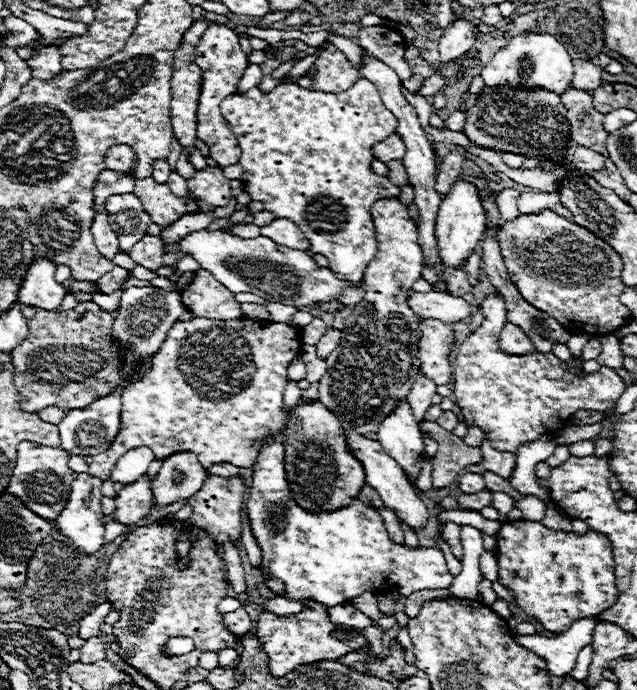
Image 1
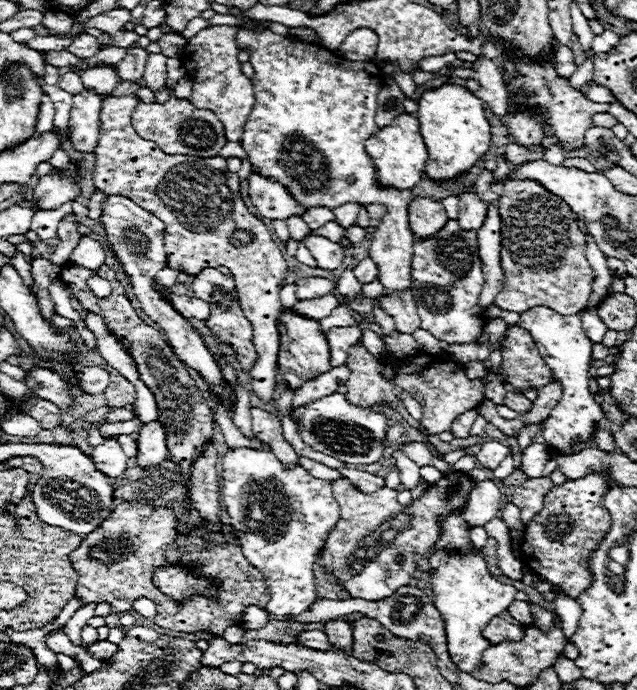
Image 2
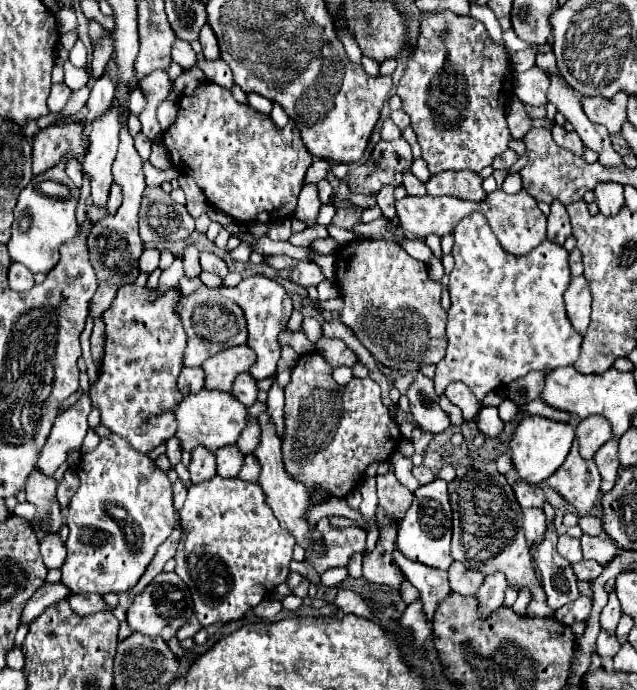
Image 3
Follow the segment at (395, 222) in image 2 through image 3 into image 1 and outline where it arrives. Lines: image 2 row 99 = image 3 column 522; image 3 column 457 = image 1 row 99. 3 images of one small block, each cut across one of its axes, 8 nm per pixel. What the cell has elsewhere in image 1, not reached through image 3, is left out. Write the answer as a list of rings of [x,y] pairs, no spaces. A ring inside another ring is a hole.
[[[360,78],[350,90],[346,92],[338,92],[338,94],[324,94],[324,92],[316,92],[316,90],[308,90],[308,88],[300,88],[296,84],[278,84],[270,94],[262,94],[258,88],[252,88],[248,94],[240,96],[240,94],[230,94],[224,102],[222,102],[222,116],[226,120],[226,124],[232,128],[232,132],[236,134],[238,142],[240,142],[240,150],[242,150],[242,156],[240,156],[240,166],[244,170],[240,182],[244,186],[244,190],[250,194],[250,198],[254,202],[262,202],[264,204],[264,210],[276,214],[276,218],[288,218],[292,220],[296,226],[300,226],[300,230],[304,232],[304,236],[308,236],[308,242],[312,246],[312,250],[308,250],[310,256],[314,254],[322,254],[324,258],[330,260],[330,268],[332,272],[336,272],[336,276],[340,276],[340,280],[348,280],[352,284],[358,284],[364,276],[364,270],[368,266],[368,262],[374,258],[376,254],[376,232],[374,232],[374,224],[372,224],[372,216],[370,216],[370,208],[376,200],[386,200],[386,198],[400,198],[400,188],[390,184],[390,180],[386,176],[376,176],[372,172],[372,146],[380,140],[386,140],[390,134],[394,134],[396,126],[398,126],[398,120],[396,116],[382,104],[380,100],[380,94],[376,90],[376,86],[366,80],[366,78]]]

